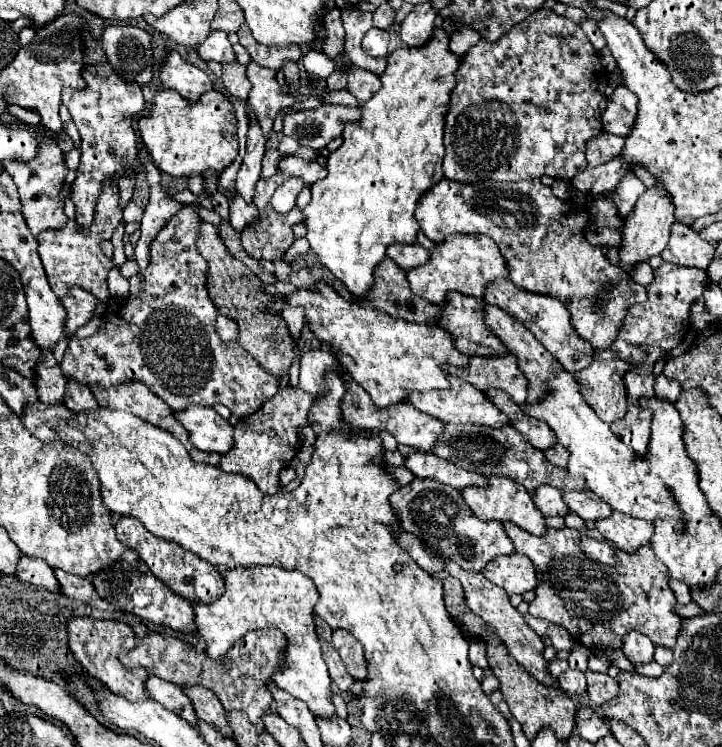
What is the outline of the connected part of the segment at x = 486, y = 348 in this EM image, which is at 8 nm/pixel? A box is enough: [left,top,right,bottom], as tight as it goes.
[439,291,507,355]

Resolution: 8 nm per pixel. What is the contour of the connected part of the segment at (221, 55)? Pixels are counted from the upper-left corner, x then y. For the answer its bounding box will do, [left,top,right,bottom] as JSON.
[197,31,237,65]

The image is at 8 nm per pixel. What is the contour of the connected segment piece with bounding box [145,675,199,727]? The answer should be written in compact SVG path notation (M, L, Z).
M155 675L149 677L147 681L147 693L151 699L159 701L165 709L177 713L179 717L183 717L185 721L189 721L193 727L197 727L199 723L199 717L195 713L195 707L191 703L191 699L183 693L183 689L179 689L177 685L165 681L165 679L159 679Z

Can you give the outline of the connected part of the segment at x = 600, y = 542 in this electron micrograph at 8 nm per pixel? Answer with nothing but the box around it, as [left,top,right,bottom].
[503,523,683,649]

